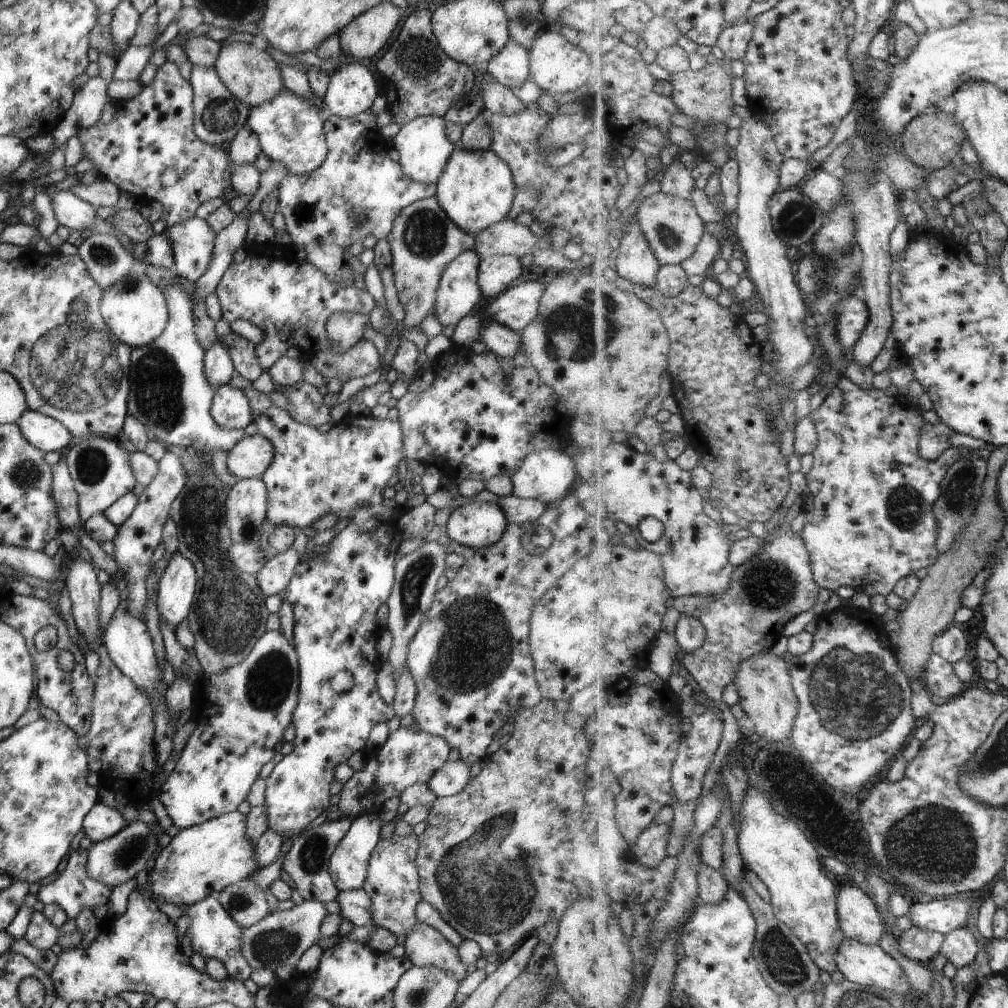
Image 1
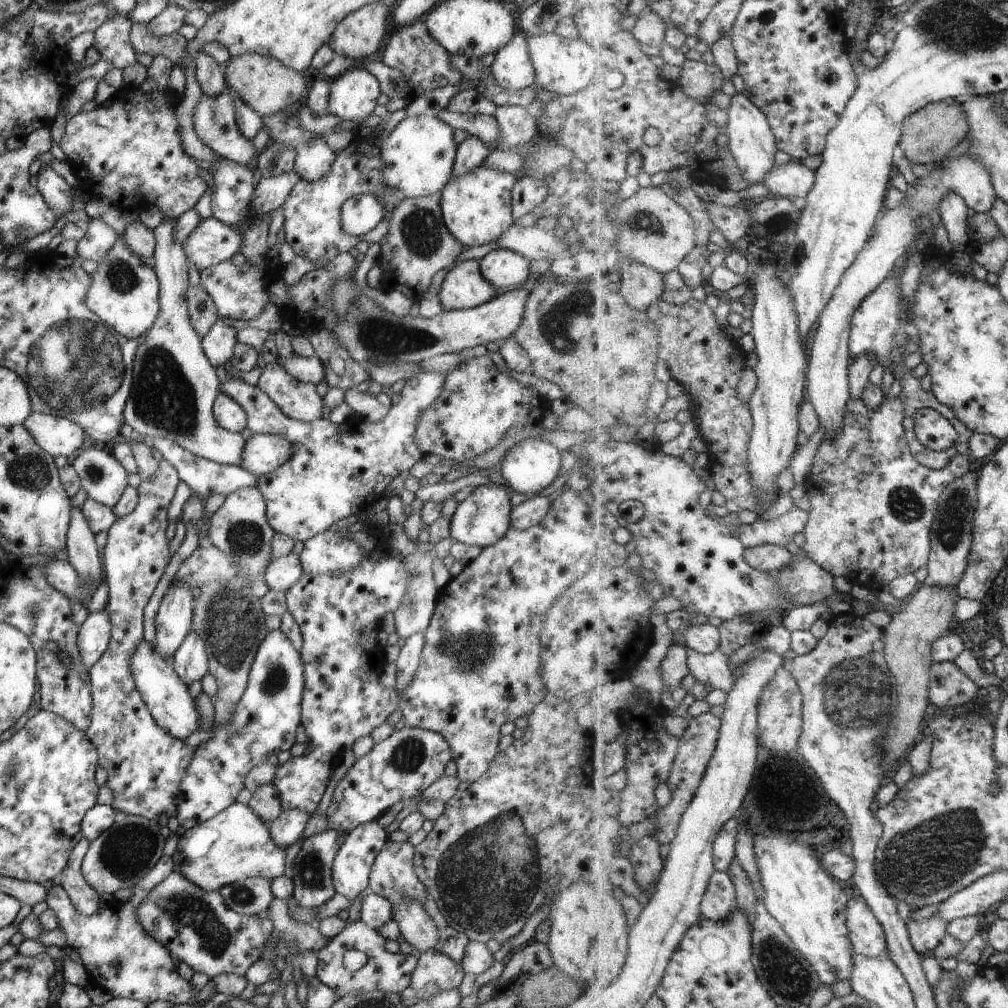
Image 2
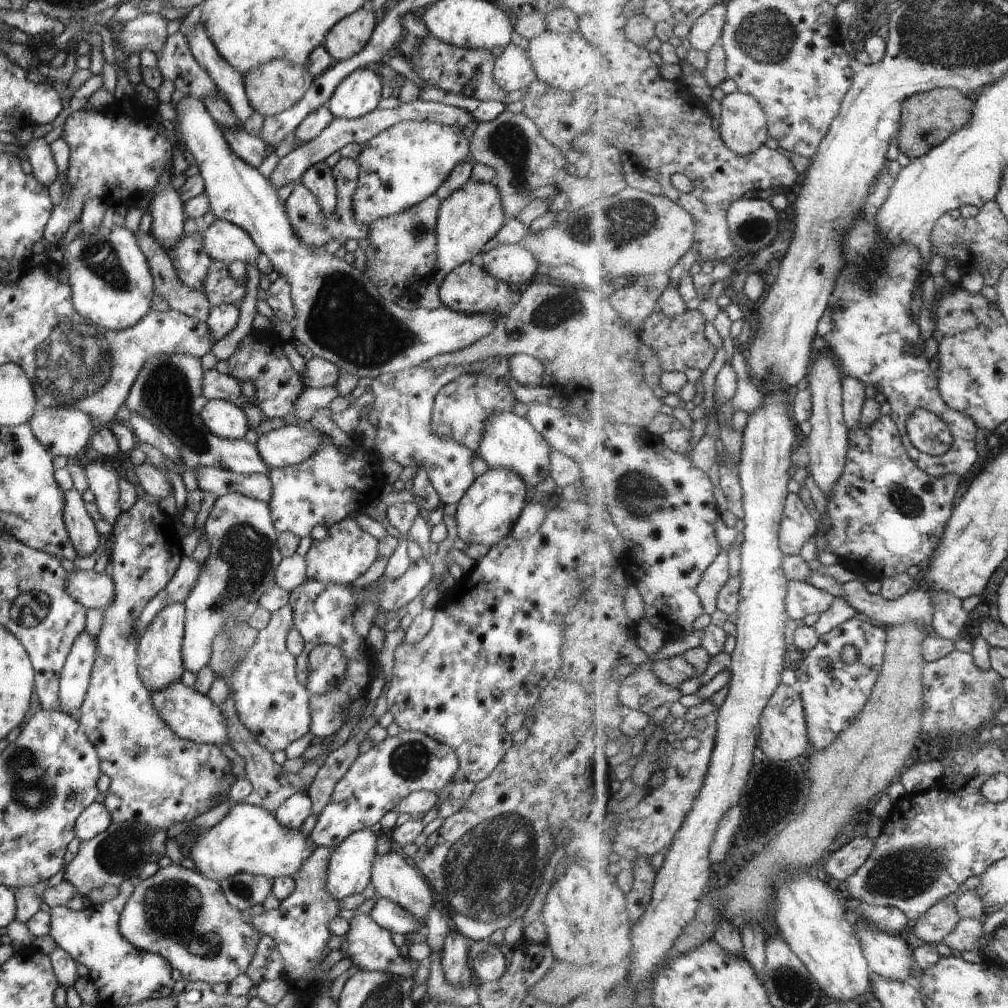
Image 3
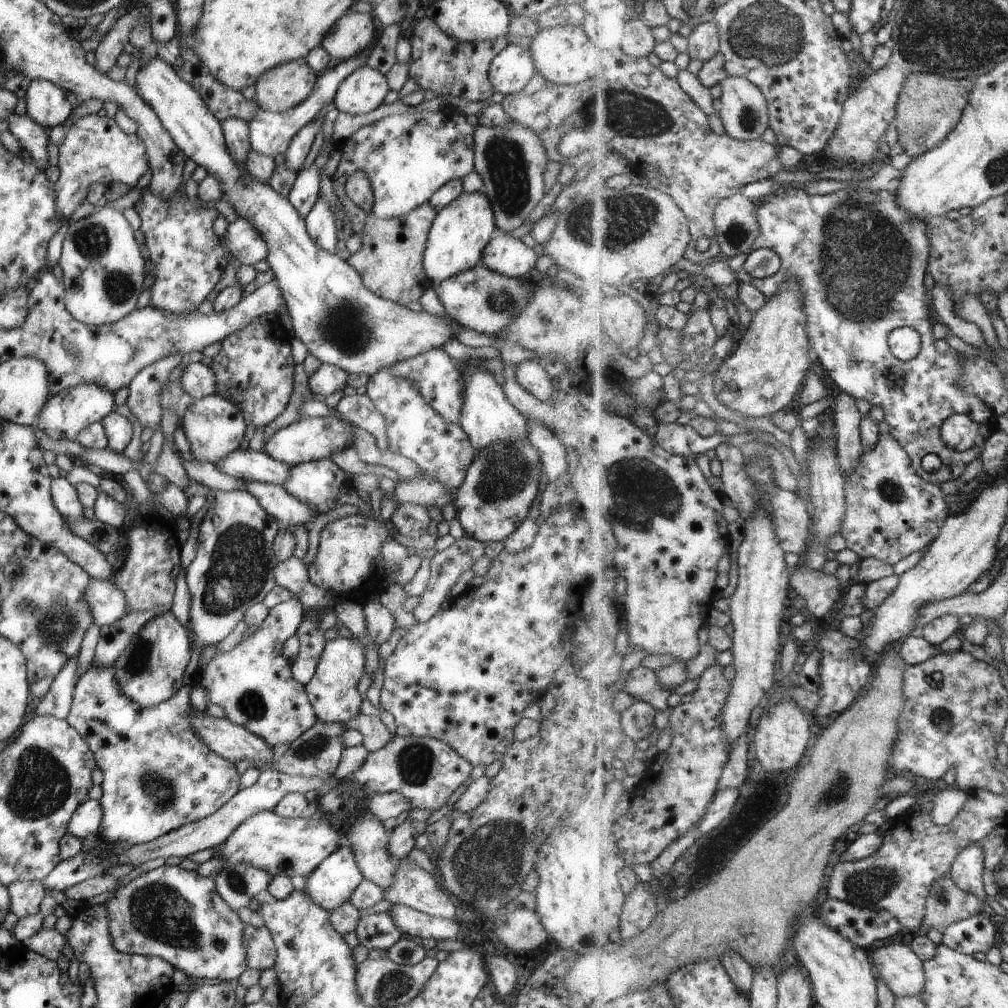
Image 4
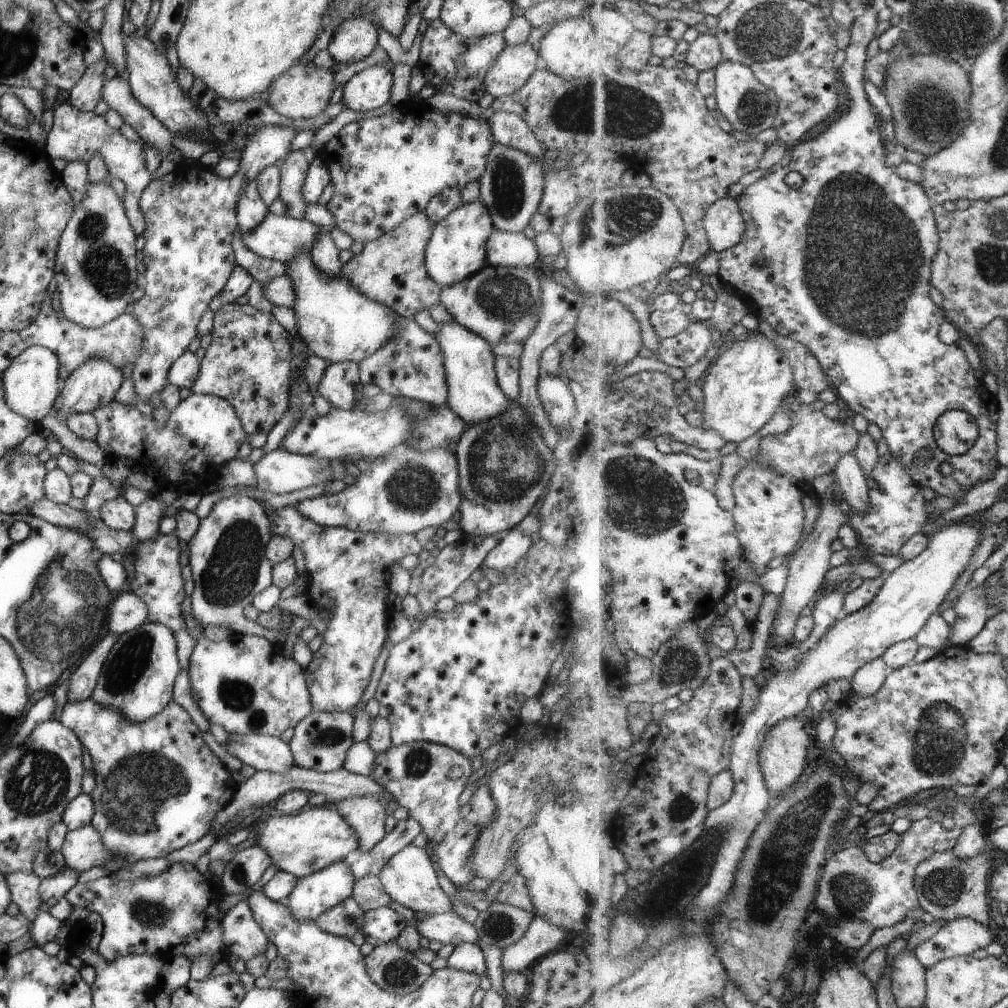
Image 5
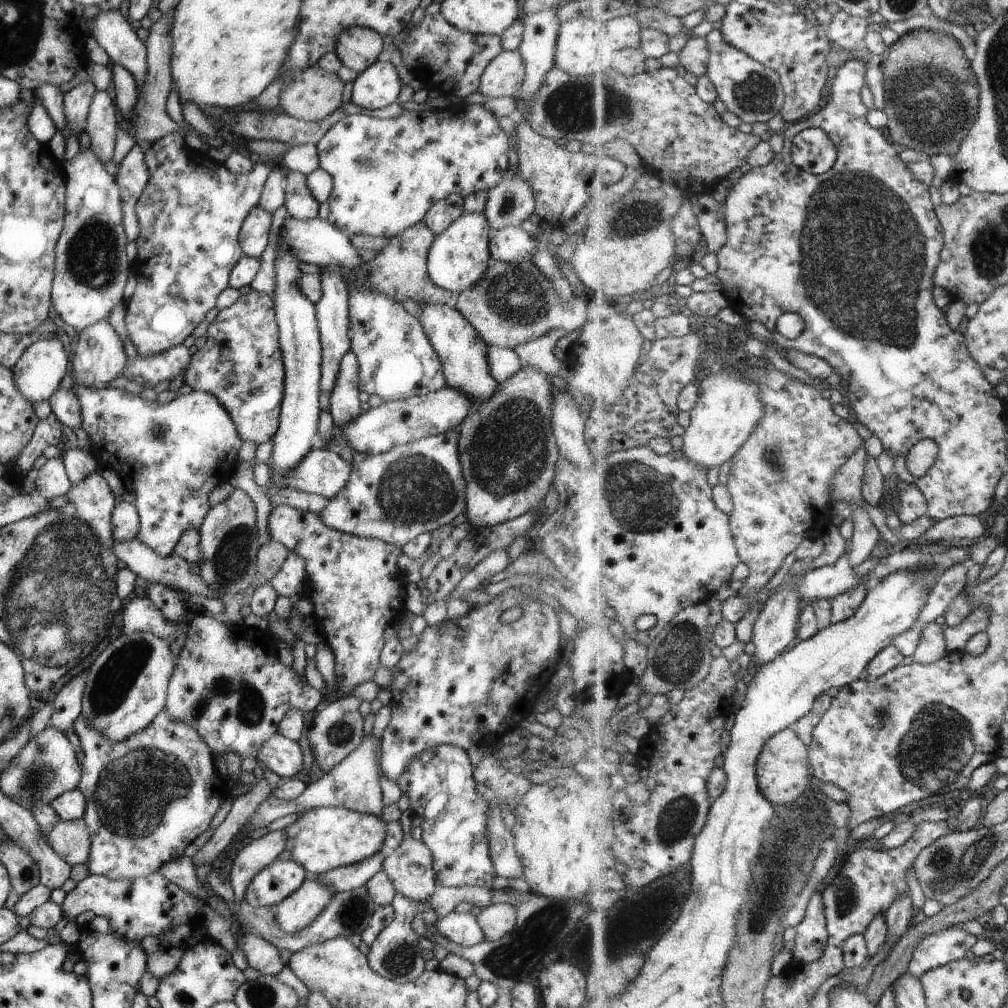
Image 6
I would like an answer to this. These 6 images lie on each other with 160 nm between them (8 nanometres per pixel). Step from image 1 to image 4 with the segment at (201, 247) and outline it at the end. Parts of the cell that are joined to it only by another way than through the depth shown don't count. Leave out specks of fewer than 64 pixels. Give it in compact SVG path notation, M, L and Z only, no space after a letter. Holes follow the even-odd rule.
M239 217L227 224L224 236L219 238L225 254L236 262L257 267L267 254L267 245L259 233L249 221Z

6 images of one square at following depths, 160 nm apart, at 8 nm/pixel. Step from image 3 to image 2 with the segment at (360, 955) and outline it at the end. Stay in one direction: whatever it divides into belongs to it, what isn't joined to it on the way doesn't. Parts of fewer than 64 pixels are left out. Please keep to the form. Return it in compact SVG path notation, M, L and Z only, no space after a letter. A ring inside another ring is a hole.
M361 920L346 922L343 930L330 938L327 946L316 952L318 963L315 976L321 984L334 990L337 999L345 994L357 996L362 993L361 991L372 991L373 989L399 994L408 988L410 976L418 957L415 954L388 953L384 949L385 941L386 939L375 929L367 926ZM351 949L360 950L366 956L365 964L355 971L346 970L341 963L343 954Z

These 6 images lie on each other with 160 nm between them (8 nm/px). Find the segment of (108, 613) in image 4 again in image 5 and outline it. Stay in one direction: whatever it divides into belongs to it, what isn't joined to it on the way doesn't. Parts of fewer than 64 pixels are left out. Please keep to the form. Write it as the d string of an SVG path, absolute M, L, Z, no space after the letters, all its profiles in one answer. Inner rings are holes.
M124 589L113 595L105 627L119 636L148 622L147 614L145 602Z

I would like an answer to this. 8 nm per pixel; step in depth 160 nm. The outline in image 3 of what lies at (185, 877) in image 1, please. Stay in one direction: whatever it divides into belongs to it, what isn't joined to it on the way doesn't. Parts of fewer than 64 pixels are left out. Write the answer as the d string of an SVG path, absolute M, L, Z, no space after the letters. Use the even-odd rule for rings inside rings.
M237 802L215 826L197 836L193 848L189 848L188 859L193 861L196 872L215 881L236 873L261 875L272 880L291 877L315 850L316 846L307 844L307 837L299 828L281 826L274 814L263 808Z

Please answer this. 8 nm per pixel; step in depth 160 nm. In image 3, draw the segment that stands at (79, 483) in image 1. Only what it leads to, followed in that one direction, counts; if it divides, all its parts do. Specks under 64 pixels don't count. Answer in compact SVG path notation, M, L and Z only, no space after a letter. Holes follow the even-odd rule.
M98 459L82 468L89 491L93 492L94 502L101 516L111 526L120 516L119 488L117 488L117 472Z

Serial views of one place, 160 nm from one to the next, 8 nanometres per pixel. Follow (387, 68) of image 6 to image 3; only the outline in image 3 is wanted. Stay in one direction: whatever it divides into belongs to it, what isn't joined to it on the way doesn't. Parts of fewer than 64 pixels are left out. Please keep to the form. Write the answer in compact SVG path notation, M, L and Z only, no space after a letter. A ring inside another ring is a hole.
M357 68L339 82L325 106L333 117L360 118L377 109L381 86L382 82L375 72L369 68Z

